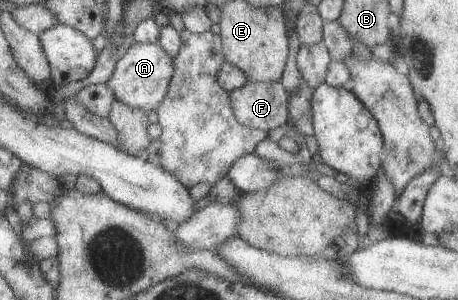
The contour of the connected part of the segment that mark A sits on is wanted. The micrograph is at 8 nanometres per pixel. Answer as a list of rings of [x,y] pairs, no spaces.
[[[133,41],[125,51],[121,52],[105,85],[117,101],[127,107],[142,109],[148,113],[151,109],[156,109],[168,90],[168,83],[174,70],[172,59],[158,44],[140,44]]]

